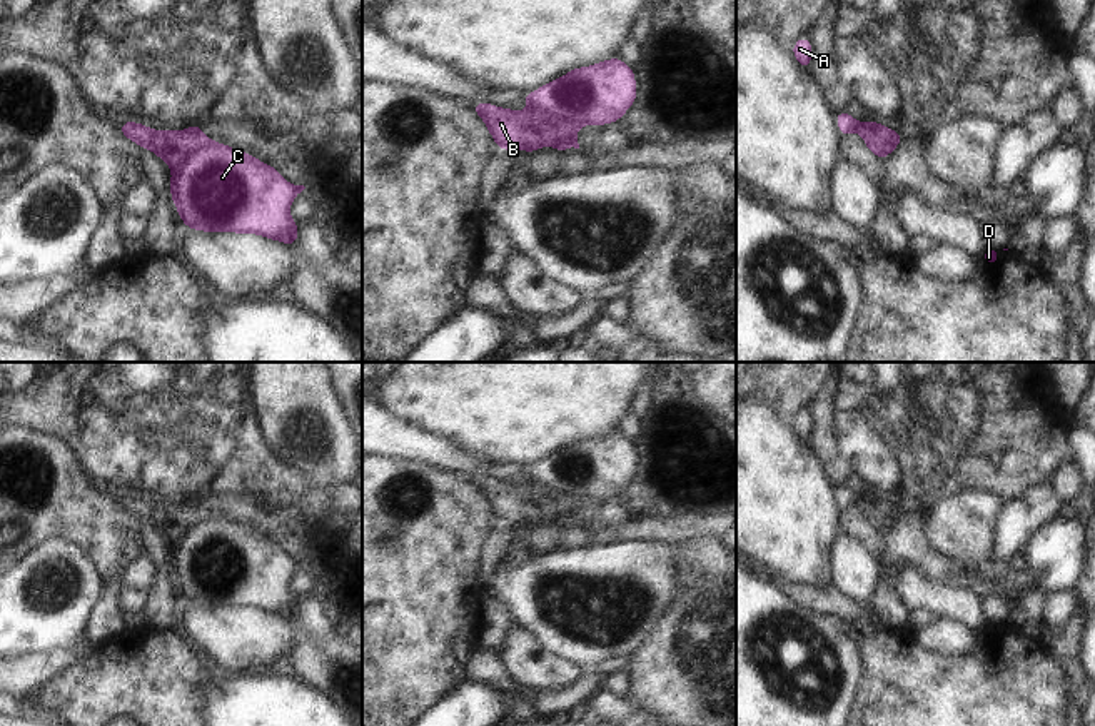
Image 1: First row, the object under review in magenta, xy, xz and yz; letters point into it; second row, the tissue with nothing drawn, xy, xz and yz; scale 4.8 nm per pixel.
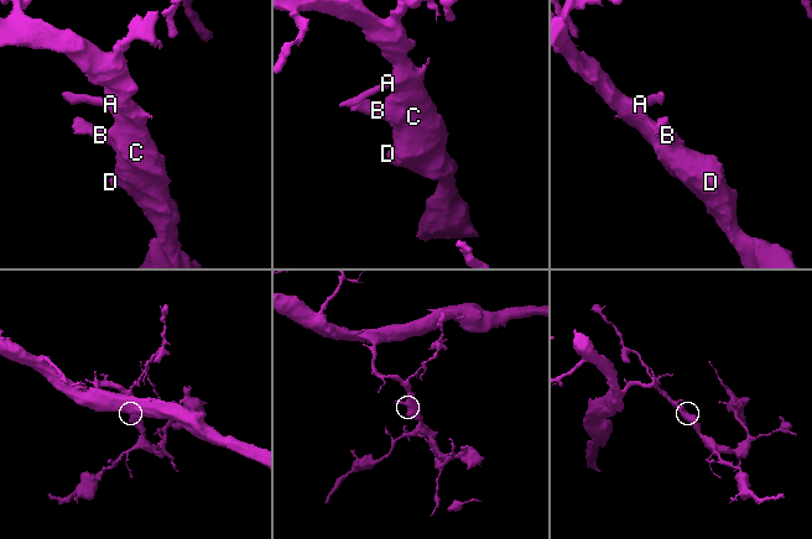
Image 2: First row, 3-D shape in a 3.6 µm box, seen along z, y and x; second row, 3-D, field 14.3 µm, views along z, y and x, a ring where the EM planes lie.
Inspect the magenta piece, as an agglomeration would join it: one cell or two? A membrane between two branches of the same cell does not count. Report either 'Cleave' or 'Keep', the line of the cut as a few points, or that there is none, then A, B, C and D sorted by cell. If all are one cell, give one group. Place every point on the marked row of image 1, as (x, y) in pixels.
Cleave. Split along xz (575, 136), (563, 126), (543, 124), (536, 137). Groups: A C D / B

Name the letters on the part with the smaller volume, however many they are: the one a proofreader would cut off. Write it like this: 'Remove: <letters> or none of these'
Remove: B

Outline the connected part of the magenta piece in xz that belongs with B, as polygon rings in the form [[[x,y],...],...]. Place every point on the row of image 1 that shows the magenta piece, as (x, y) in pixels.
[[[476,102],[471,108],[481,117],[499,150],[522,149],[532,137],[529,110],[511,110],[489,102]]]

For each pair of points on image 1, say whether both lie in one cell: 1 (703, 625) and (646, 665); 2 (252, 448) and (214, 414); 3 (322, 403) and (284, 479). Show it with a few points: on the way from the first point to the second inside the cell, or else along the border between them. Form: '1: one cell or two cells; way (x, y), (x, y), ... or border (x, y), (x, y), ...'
1: one cell; way (690, 638), (660, 665)
2: one cell; way (242, 443), (224, 424)
3: two cells; border (264, 438), (266, 444), (311, 486)

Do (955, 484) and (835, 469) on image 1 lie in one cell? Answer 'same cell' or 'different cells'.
same cell

